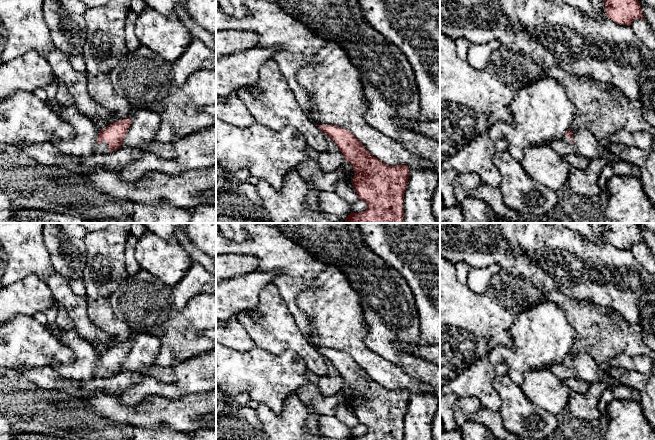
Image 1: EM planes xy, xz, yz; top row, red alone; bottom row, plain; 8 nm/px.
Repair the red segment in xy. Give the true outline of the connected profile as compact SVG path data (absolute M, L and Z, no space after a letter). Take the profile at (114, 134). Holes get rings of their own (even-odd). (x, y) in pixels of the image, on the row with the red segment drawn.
M125 118L99 131L98 141L94 146L94 154L105 154L121 148L130 124L131 119Z

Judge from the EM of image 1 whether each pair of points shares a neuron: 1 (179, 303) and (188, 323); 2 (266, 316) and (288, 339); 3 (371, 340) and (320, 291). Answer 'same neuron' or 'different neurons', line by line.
1: different neurons
2: same neuron
3: different neurons

